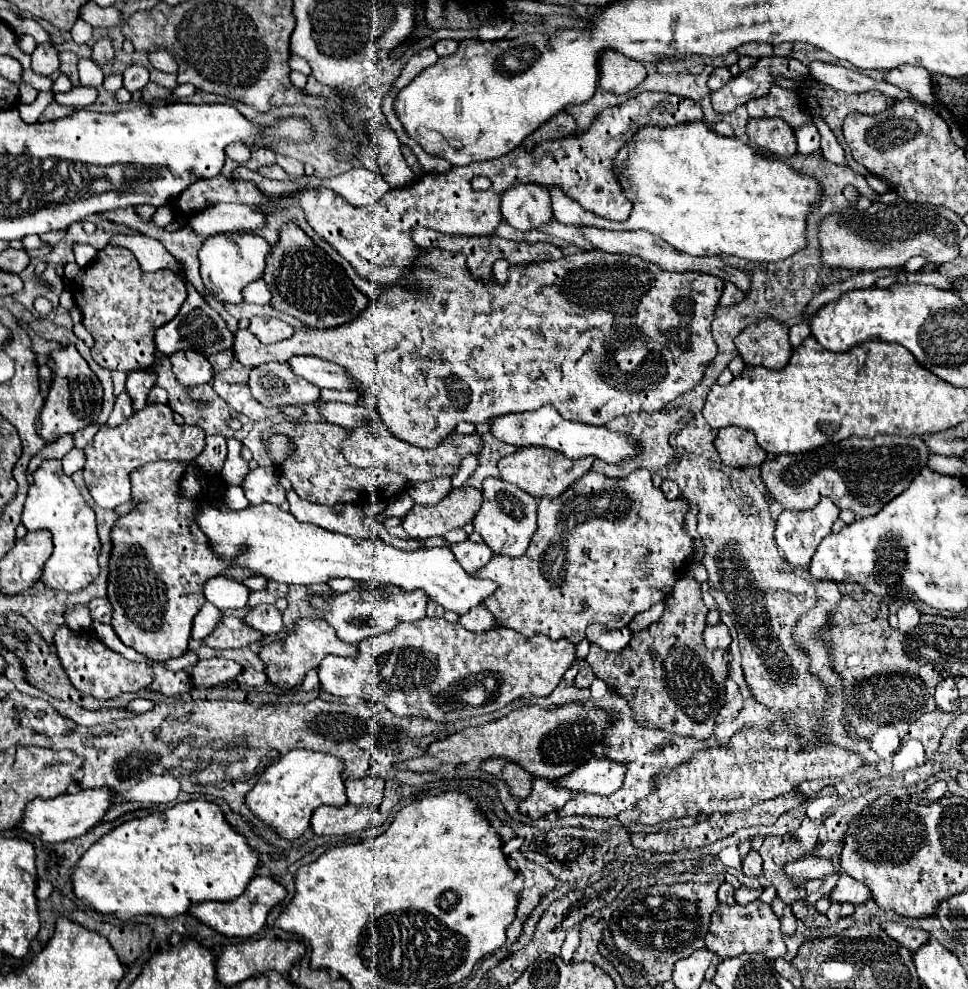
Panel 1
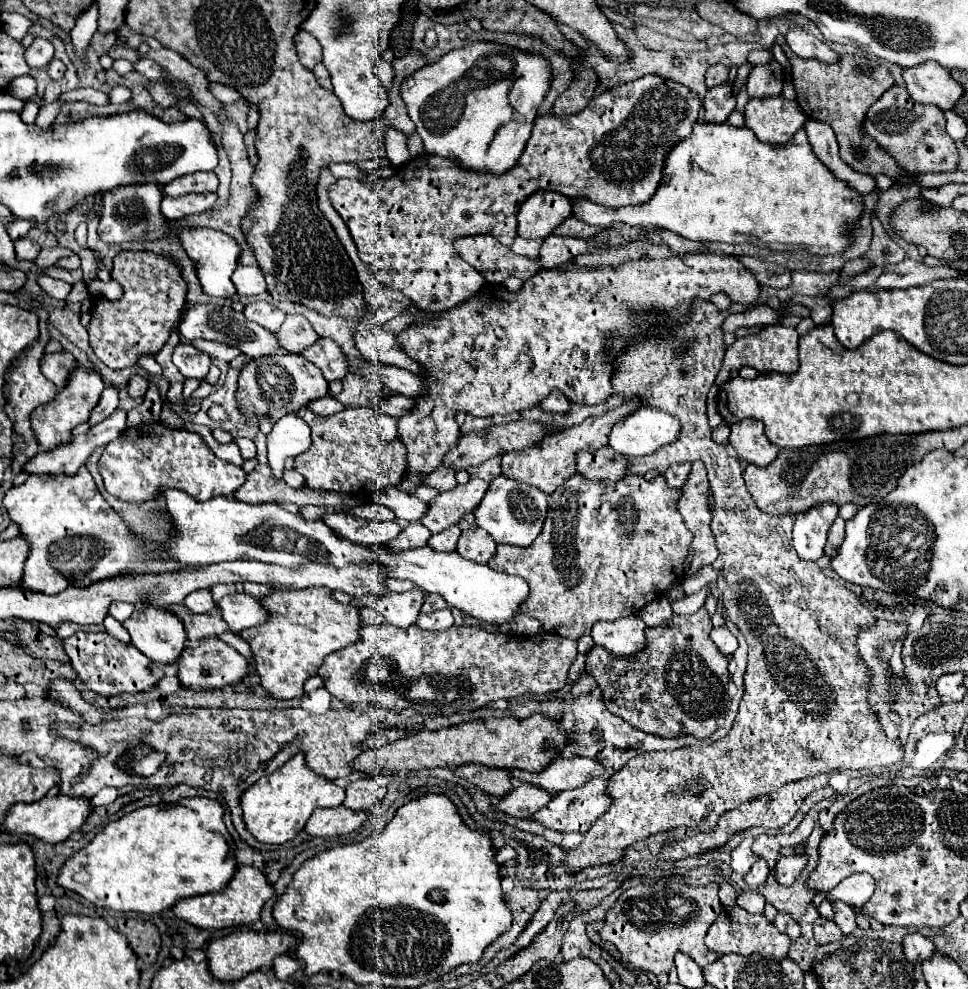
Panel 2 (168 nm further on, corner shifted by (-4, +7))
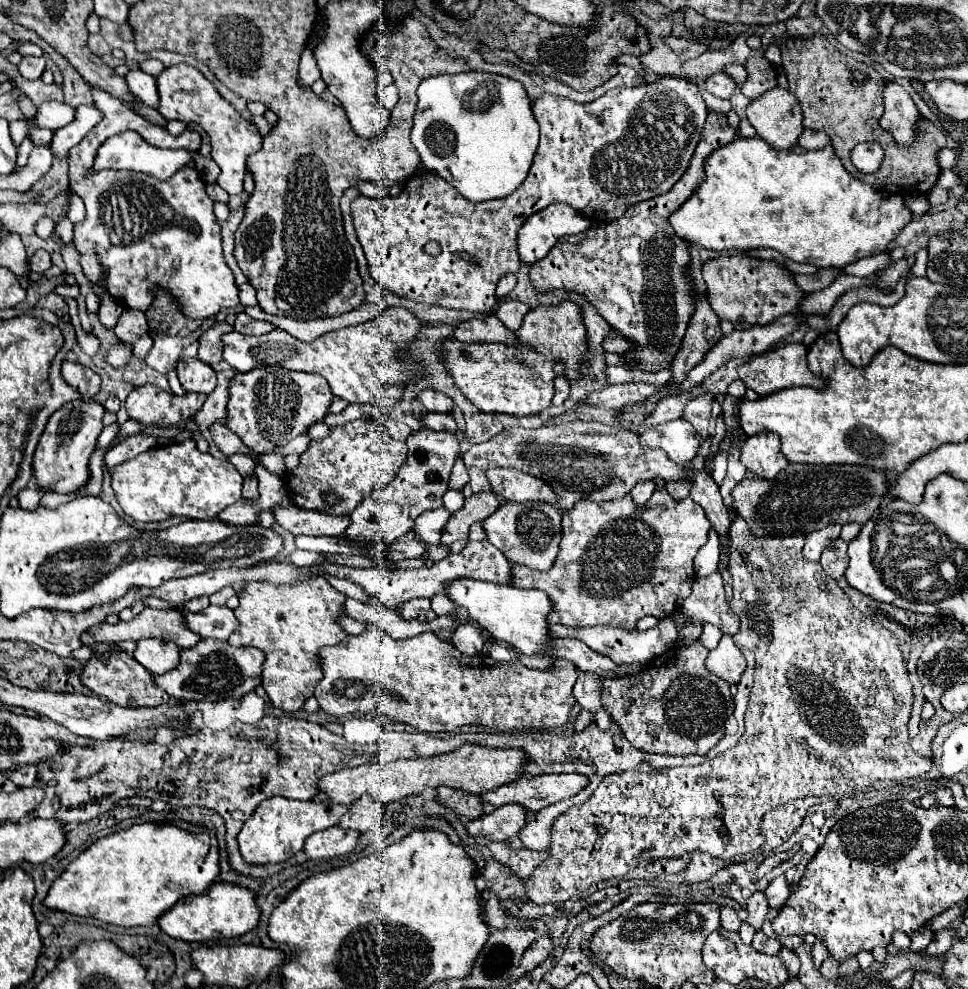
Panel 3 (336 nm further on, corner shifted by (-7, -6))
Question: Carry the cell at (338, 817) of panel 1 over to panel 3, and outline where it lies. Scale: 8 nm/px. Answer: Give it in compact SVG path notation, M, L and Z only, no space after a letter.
M340 825L328 827L328 829L324 829L324 831L312 833L312 835L306 839L304 853L306 853L310 859L314 859L314 861L340 857L340 855L350 853L350 851L356 847L358 837L360 837L360 833L354 831L354 829L342 829Z

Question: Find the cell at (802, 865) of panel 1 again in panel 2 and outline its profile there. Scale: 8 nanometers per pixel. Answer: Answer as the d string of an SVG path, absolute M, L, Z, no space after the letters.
M793 854L793 856L781 856L775 864L775 880L781 886L791 886L795 882L795 878L801 874L801 870L807 864L807 856L803 854Z

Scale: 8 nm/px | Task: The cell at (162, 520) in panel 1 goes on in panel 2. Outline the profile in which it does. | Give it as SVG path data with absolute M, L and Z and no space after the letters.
M139 606L123 626L131 634L131 644L157 664L177 662L185 648L183 624L163 608Z

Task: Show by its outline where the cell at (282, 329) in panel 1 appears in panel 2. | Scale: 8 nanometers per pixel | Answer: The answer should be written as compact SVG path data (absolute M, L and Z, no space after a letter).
M251 302L251 304L245 306L243 314L247 316L247 320L257 322L257 324L261 324L263 328L267 328L271 332L277 332L279 326L285 320L285 312L281 312L279 308L275 308L269 302Z

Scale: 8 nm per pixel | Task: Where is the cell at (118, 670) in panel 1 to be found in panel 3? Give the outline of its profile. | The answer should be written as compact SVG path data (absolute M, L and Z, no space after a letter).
M110 653L110 655L92 655L86 665L82 667L82 683L96 693L98 697L106 697L106 701L116 705L130 705L130 707L156 707L168 703L168 693L162 691L156 683L152 673L148 673L134 657L128 653Z

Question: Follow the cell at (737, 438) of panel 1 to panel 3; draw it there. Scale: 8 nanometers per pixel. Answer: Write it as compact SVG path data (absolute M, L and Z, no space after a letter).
M758 433L744 441L740 449L740 461L748 471L762 479L774 479L788 461L782 457L776 433Z

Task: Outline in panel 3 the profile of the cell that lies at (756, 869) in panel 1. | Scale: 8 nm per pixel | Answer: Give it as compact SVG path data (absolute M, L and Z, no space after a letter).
M754 891L750 897L748 897L748 923L756 929L756 931L760 931L760 925L762 925L762 919L764 919L764 915L768 913L768 901L766 901L766 895L764 895L764 891Z

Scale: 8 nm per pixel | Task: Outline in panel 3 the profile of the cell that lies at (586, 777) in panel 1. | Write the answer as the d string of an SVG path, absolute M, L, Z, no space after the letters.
M558 773L558 775L534 775L520 777L512 783L506 783L494 791L484 791L482 797L486 803L500 807L506 803L520 803L526 811L534 813L546 805L558 803L586 789L590 779L580 773Z

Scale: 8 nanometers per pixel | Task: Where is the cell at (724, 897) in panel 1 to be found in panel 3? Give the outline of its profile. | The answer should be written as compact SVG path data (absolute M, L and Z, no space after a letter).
M722 907L720 909L720 919L722 919L722 927L728 931L740 931L742 921L738 919L738 913L732 907Z

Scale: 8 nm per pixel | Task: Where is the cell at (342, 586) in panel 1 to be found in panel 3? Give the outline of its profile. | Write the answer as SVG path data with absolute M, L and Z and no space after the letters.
M436 595L436 597L432 597L430 599L432 601L432 611L436 613L436 615L454 615L456 611L454 611L454 607L448 603L450 599L446 599L446 595Z

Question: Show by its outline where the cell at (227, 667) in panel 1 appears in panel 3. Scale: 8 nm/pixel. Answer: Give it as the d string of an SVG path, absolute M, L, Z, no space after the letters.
M202 639L194 649L180 653L180 665L166 675L156 677L170 697L180 701L222 701L242 699L262 683L262 651L260 649L234 649L226 641Z

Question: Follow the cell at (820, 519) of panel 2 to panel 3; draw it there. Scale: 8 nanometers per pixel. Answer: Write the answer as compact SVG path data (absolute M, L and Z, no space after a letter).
M834 523L834 525L828 525L828 527L824 527L824 529L818 529L818 531L808 533L808 535L806 535L806 545L804 545L804 549L802 549L804 559L806 559L806 561L818 561L820 555L822 555L822 551L824 551L834 539L838 539L840 529L842 529L842 525Z

